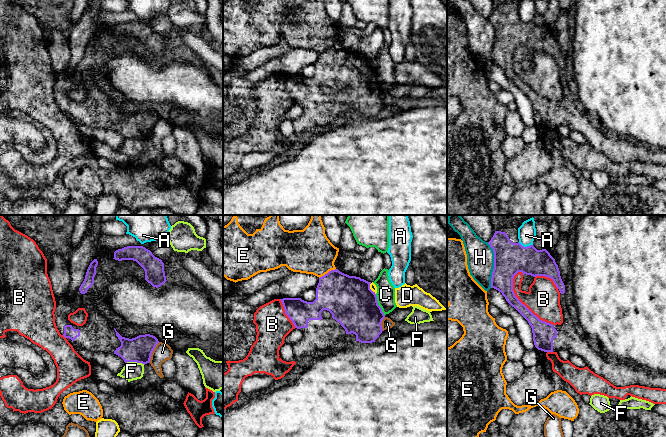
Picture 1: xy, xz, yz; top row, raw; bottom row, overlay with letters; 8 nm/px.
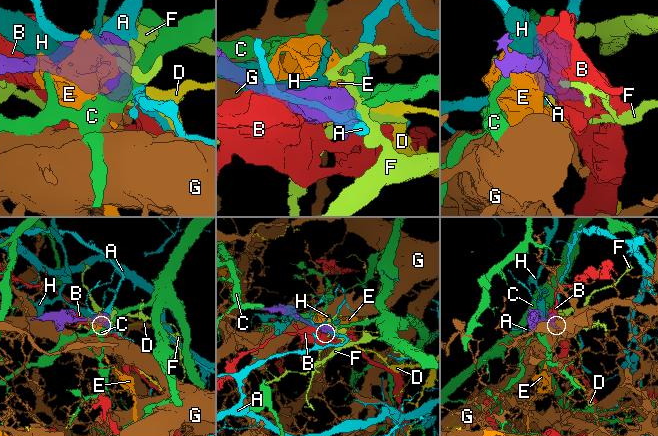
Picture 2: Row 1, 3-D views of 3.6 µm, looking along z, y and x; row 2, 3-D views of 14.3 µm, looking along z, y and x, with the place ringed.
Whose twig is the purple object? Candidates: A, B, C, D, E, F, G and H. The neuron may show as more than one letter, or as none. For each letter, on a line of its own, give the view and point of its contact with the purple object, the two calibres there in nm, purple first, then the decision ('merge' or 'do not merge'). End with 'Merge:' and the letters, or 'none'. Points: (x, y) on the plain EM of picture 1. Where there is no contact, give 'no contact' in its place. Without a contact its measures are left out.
A: yz (525, 23) | 260/140 nm | do not merge
B: yz (521, 79) | 180/280 nm | do not merge
C: xz (378, 81) | 380/150 nm | do not merge
D: xz (370, 65) | 380/50 nm | do not merge
E: xz (328, 48) | 360/360 nm | do not merge
F: xy (135, 137) | 200/150 nm | do not merge
G: xy (152, 127) | 200/140 nm | do not merge
H: yz (494, 41) | 260/220 nm | do not merge
Merge: none

